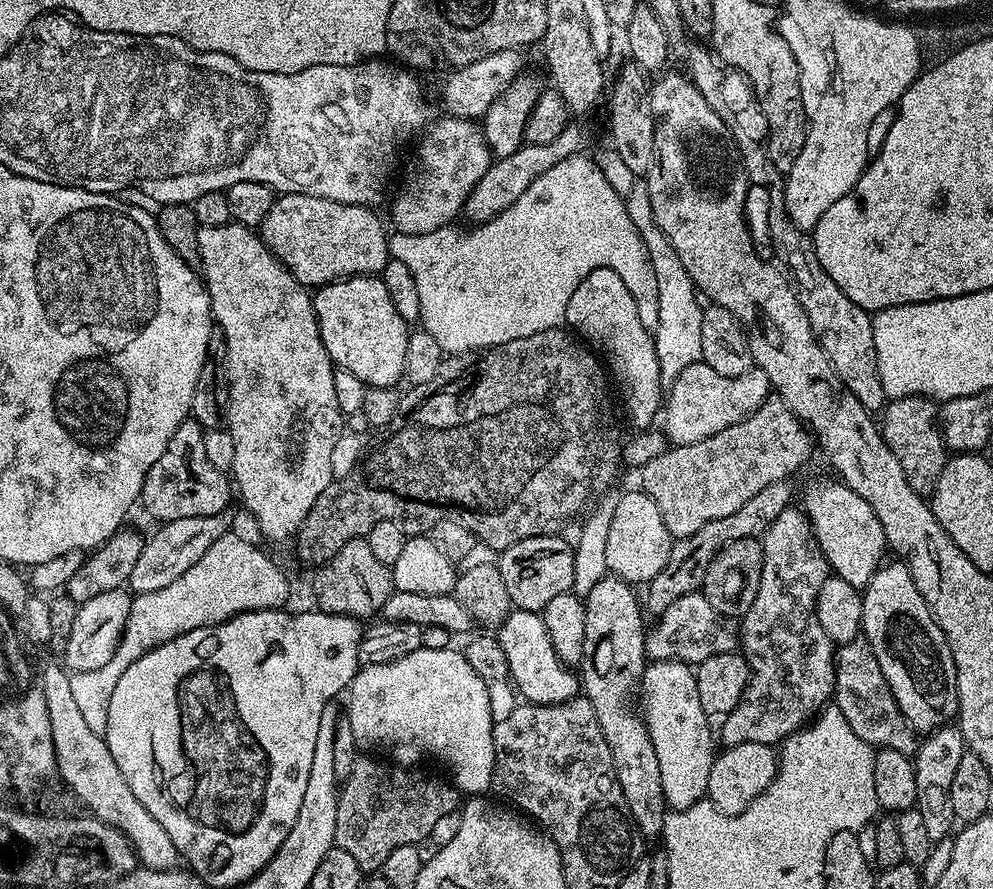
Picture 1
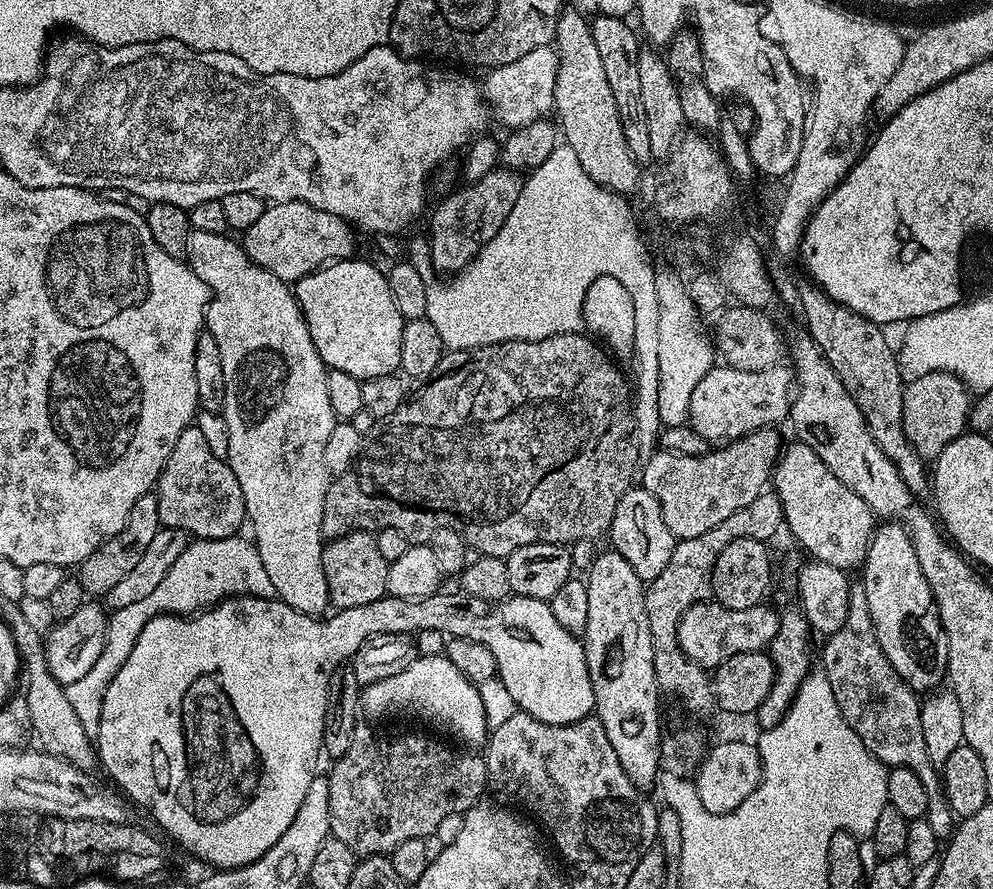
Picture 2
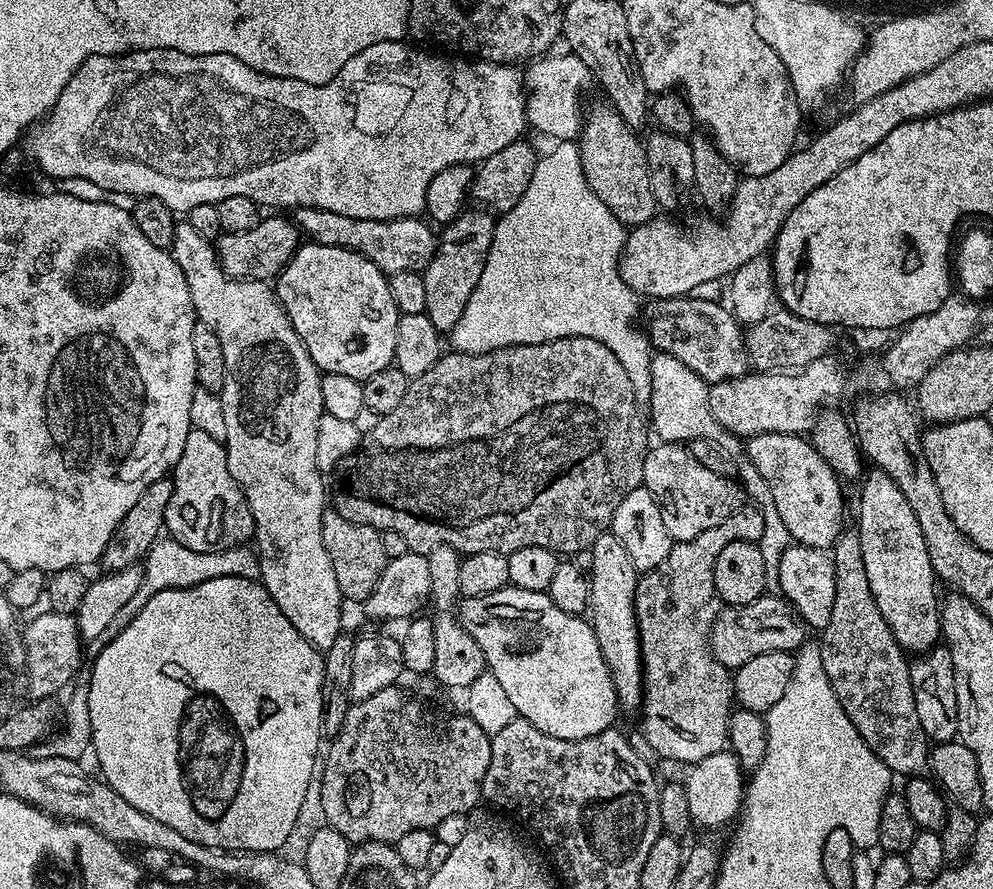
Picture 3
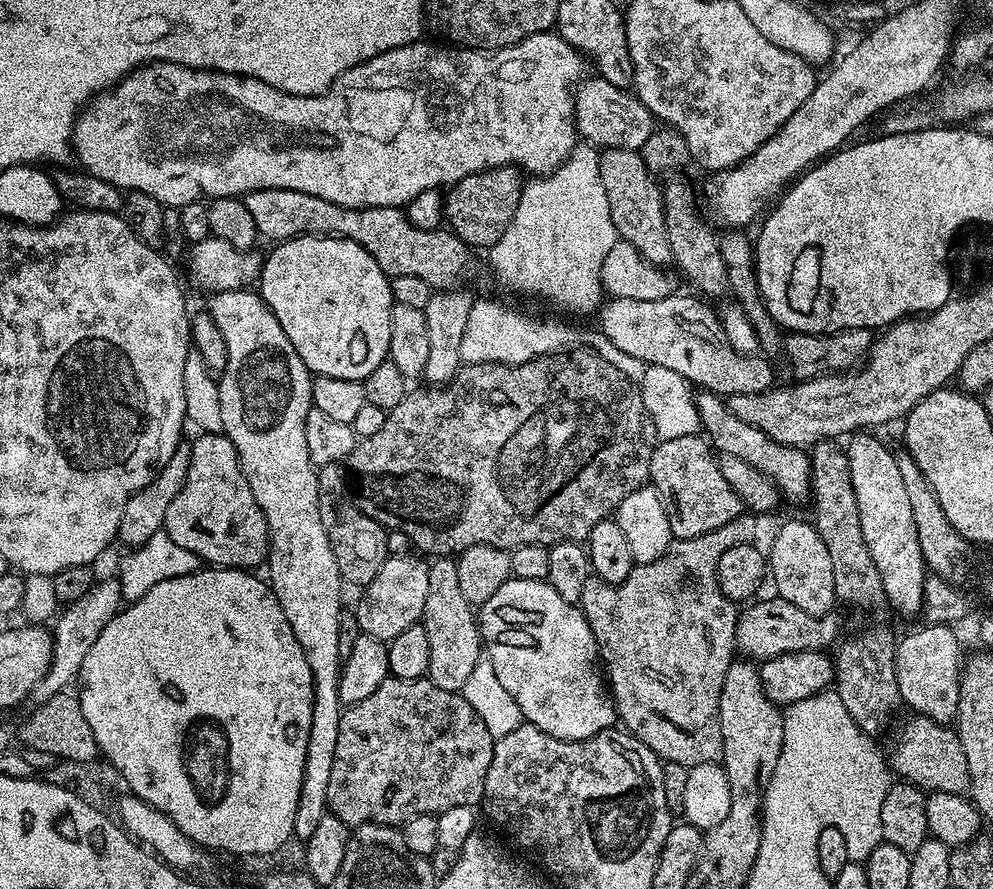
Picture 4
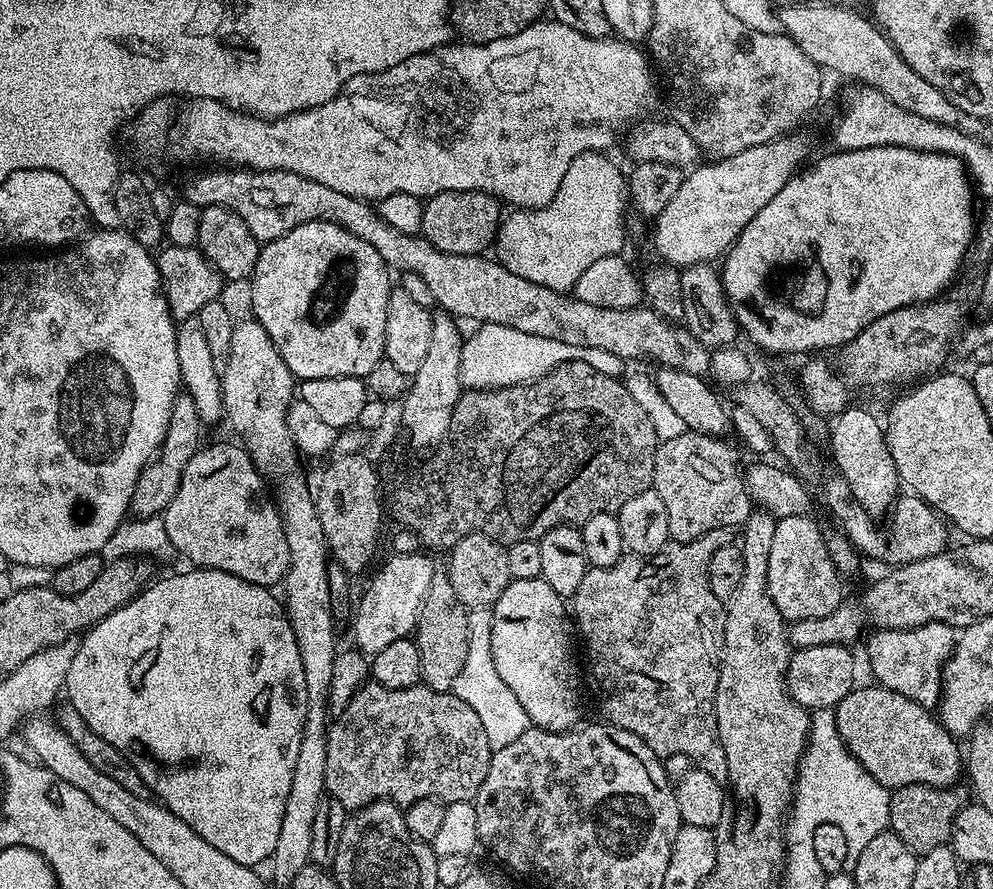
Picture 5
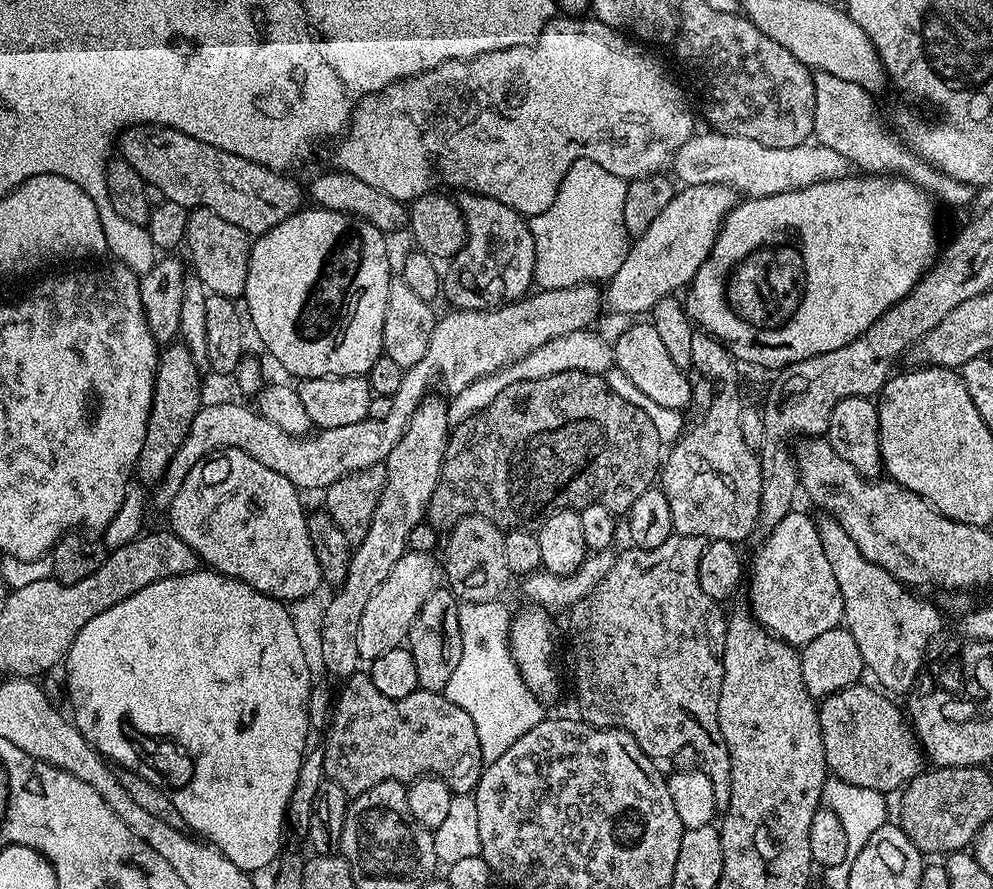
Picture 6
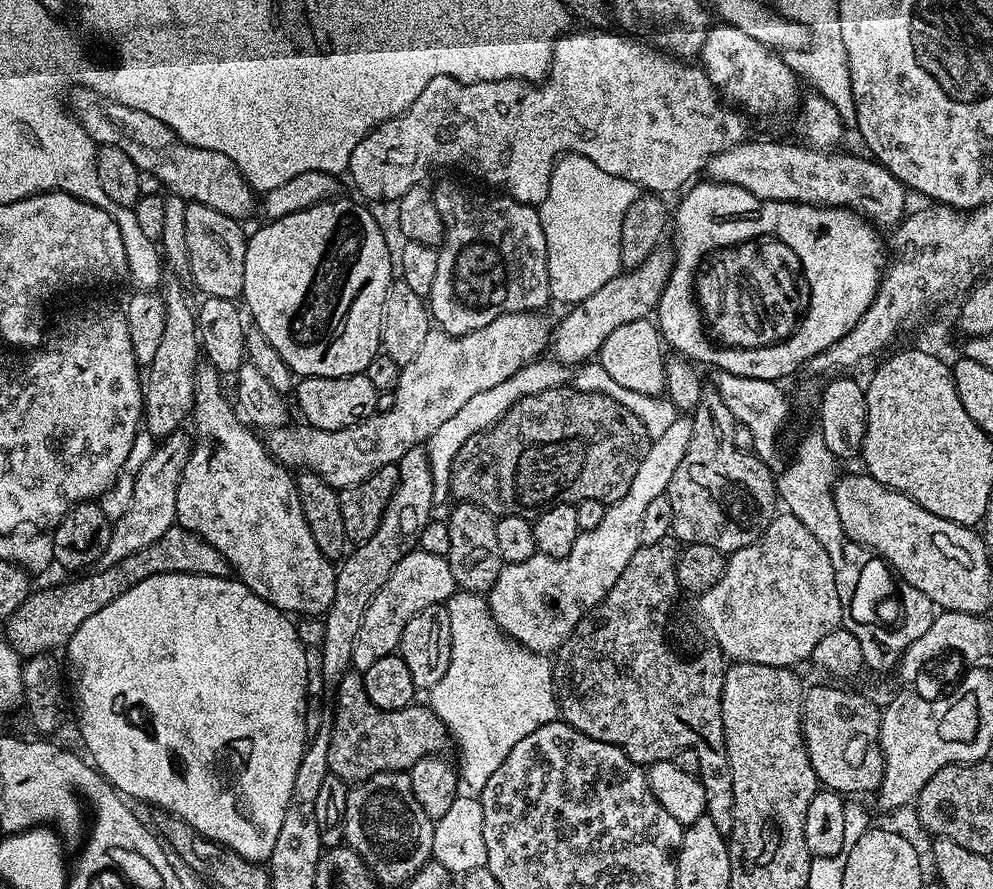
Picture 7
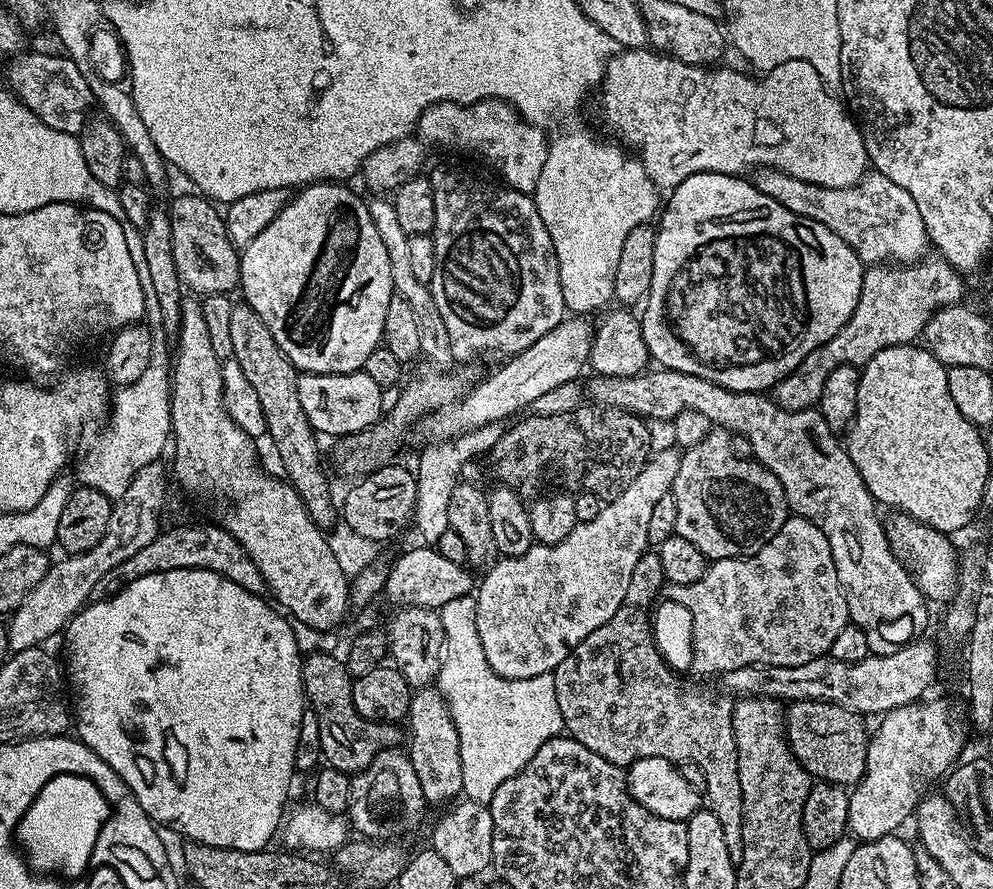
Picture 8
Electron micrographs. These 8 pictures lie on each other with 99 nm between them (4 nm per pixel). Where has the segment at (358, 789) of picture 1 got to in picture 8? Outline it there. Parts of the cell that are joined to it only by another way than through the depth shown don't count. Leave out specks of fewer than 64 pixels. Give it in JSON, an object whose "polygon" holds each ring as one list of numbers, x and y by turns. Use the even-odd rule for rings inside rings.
{"polygon":[[312,652,303,657,302,682,307,707,318,714,320,731,320,754,323,763,334,770,349,774,369,768,379,752,397,747,401,742,395,723,368,721,354,708,352,683,354,677,348,671,347,663,335,660,328,652]]}

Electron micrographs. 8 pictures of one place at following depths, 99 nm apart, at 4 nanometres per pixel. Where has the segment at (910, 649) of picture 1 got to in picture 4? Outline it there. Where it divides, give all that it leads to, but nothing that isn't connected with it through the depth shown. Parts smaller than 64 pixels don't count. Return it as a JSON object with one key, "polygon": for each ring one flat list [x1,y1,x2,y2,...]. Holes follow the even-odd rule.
{"polygon":[[868,430,857,431,846,444,850,482,854,482,854,498,858,498,858,518,862,518,862,538,866,538,866,546,870,546,874,566,878,566,885,601,889,605,892,603,893,610,904,616,912,616,915,612,917,615,924,607,926,565,922,546,918,546,914,513,910,510,902,473,898,471,896,452,872,435,876,434]]}

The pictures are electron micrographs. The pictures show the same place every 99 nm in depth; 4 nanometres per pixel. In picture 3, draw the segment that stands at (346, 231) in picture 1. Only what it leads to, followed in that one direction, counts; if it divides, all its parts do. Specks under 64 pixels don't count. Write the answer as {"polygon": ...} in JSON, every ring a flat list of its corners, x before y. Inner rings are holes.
{"polygon":[[268,214,250,230,224,232,215,241,216,256,222,270,236,280,275,281,280,271,288,265,288,259,295,254,302,243,302,233,291,219,284,214]]}

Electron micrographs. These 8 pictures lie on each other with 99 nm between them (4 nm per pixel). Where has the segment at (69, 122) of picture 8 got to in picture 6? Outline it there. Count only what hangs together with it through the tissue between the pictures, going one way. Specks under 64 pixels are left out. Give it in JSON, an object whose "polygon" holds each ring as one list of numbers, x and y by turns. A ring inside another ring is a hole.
{"polygon":[[158,122,133,124,131,128,124,129,118,137,118,152,126,162,130,162,130,166,134,166,134,170,138,170,138,174,142,174,145,183,158,186,165,194,166,200,178,202,178,206,189,210,193,208,214,210,214,214,226,218,226,222,234,222,234,226,238,226,252,238,278,226,278,222,301,211,306,204,305,189,302,184,300,188,298,181,291,180,291,175,255,164,254,161,239,157,238,154,218,150,218,146,198,142,198,138,180,132,176,128,167,128]]}

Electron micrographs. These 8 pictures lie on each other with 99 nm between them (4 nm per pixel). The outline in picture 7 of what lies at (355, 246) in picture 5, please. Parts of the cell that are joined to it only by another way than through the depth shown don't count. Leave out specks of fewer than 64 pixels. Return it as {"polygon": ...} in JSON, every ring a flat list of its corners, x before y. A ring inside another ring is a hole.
{"polygon":[[323,200,318,206,310,206,306,210,298,210,298,214,286,214,271,222,261,223,256,233,248,236,246,246,246,274,244,275,243,307,248,307,247,315,252,315,251,323,282,354,286,366,292,369,297,377,306,376,359,376,367,373,370,362,377,352,381,351,380,331,382,330,382,310,386,302,386,290,394,279,394,256,388,253,388,240,380,229,378,221,363,203,355,204,352,200]]}

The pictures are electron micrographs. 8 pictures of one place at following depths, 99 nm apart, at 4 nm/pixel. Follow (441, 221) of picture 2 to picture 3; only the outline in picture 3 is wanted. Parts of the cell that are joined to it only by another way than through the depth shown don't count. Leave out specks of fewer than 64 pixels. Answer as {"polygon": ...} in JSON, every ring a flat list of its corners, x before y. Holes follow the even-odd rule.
{"polygon":[[465,210,455,220,443,225,436,252,422,273,426,282,424,312,441,334,451,333,462,310,466,310,466,302,470,302,470,294,474,294,478,278,482,278,482,266,486,266,486,254,490,254,490,246,494,242,497,217,488,210,476,211,480,212]]}

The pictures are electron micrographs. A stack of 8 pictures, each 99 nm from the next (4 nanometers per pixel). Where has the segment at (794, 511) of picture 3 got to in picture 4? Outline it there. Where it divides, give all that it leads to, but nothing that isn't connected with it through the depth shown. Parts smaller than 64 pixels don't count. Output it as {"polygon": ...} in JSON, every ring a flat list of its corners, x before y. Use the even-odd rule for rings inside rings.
{"polygon":[[700,390,695,393,695,397,703,435,717,453,725,452,735,454,737,458,746,458,746,462,762,470,762,474,772,477,785,501,793,500,800,504,809,499,812,490,812,461,804,448,793,448,791,444,774,442,762,430,742,422,738,414,730,411,723,396]]}

